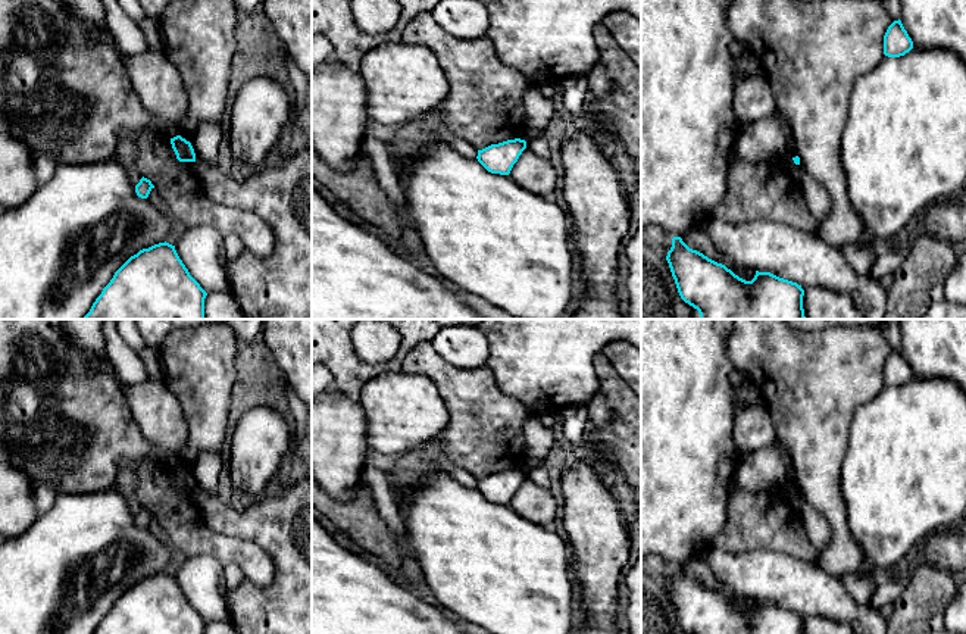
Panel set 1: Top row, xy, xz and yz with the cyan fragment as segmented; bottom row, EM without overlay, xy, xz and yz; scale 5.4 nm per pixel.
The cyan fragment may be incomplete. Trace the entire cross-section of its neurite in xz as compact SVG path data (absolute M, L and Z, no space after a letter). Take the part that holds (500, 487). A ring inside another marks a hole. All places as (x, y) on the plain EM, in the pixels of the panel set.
M507 469L478 480L476 488L488 502L509 505L525 478L525 469Z

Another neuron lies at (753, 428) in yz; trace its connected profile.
M762 399L734 410L734 441L740 455L772 446L776 440L775 424Z

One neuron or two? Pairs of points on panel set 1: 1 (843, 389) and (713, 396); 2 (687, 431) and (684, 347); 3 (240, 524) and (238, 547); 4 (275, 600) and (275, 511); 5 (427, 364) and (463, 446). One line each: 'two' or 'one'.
1: two
2: one
3: two
4: one
5: one

